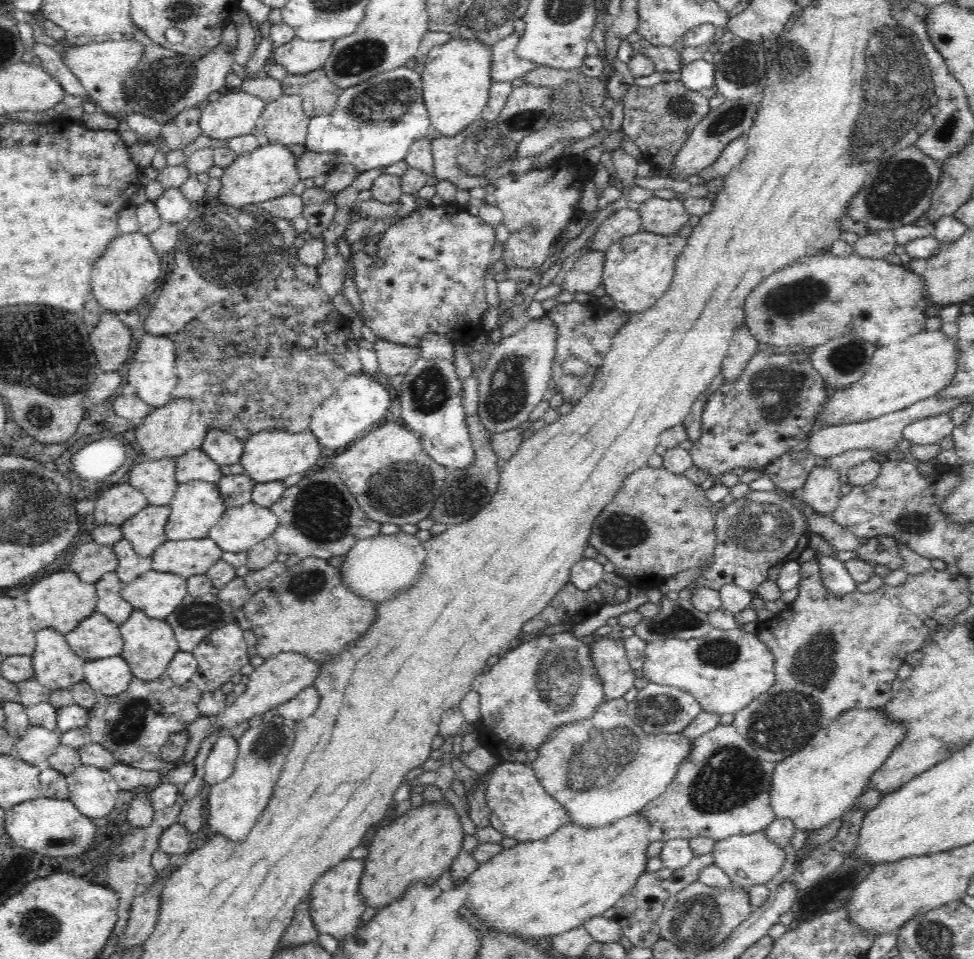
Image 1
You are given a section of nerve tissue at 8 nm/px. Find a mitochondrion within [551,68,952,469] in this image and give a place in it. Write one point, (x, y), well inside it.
(897, 187)

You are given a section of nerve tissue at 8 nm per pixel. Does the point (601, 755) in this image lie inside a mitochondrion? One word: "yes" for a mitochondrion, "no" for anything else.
yes

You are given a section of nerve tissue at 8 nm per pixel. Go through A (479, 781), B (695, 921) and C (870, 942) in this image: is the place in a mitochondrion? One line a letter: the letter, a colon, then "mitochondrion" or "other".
A: other
B: mitochondrion
C: other

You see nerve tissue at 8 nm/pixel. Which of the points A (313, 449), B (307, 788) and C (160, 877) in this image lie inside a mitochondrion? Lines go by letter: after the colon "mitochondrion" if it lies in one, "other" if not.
A: other
B: other
C: other

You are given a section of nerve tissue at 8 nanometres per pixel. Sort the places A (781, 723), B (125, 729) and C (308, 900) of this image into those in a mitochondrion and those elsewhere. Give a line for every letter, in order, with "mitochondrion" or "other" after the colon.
A: mitochondrion
B: mitochondrion
C: other

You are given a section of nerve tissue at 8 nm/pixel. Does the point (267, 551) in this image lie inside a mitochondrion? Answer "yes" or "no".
no

